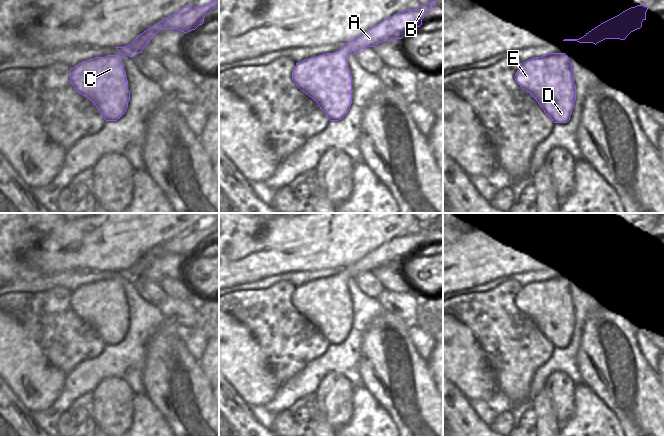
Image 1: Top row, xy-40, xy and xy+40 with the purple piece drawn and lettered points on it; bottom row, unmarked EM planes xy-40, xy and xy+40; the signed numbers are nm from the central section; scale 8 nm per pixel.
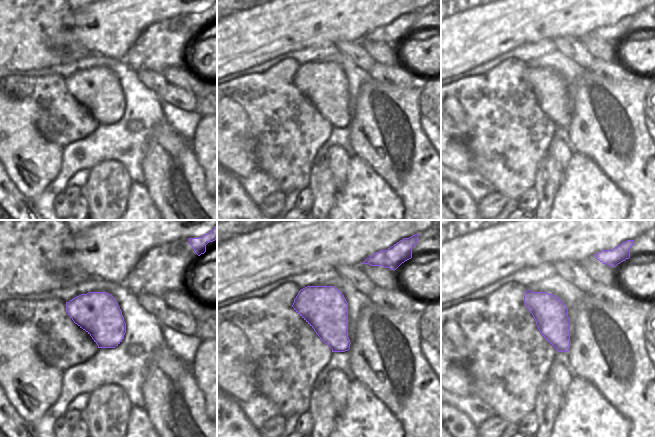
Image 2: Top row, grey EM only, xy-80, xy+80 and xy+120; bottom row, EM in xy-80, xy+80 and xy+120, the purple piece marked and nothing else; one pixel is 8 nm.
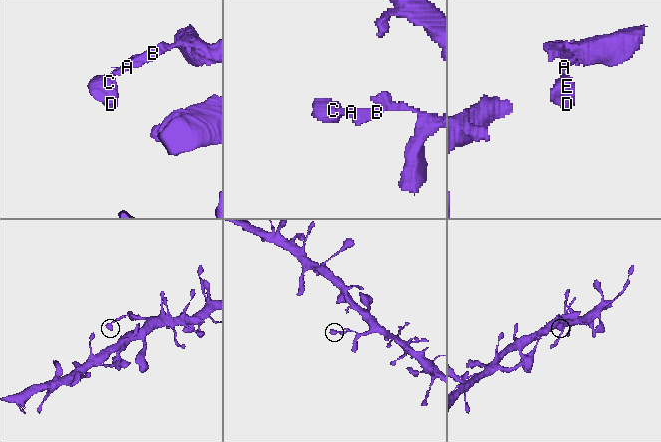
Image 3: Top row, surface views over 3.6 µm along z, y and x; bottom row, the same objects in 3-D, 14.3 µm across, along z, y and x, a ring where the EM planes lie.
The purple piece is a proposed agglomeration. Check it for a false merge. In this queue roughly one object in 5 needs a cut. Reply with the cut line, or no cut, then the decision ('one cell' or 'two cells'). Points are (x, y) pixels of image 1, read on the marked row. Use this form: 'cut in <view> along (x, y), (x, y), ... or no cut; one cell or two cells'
no cut; one cell

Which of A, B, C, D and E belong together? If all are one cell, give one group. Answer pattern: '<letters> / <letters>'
A B C D E

